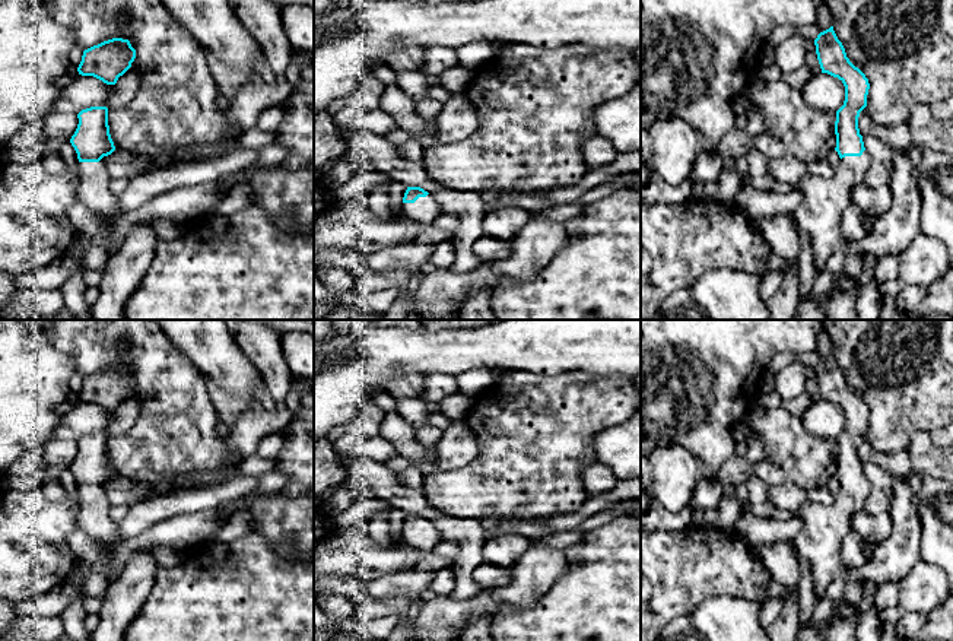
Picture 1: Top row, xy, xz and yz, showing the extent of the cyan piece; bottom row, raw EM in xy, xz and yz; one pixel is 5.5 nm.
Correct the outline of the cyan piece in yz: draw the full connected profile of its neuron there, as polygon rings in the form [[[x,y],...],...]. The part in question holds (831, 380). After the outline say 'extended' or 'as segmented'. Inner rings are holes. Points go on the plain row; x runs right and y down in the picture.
[[[833,353],[820,359],[814,372],[822,400],[838,404],[845,413],[845,428],[836,438],[835,448],[839,494],[832,505],[807,499],[797,513],[803,527],[792,539],[797,552],[811,569],[814,591],[822,600],[829,584],[845,571],[841,561],[842,540],[852,529],[852,514],[863,510],[871,491],[858,456],[860,440],[867,434],[870,410],[846,384]]]; extended

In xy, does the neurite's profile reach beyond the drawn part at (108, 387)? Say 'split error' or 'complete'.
complete

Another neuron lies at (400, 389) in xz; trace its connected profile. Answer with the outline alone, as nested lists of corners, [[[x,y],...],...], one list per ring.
[[[412,375],[388,384],[388,393],[396,399],[419,397],[423,391],[422,378]]]

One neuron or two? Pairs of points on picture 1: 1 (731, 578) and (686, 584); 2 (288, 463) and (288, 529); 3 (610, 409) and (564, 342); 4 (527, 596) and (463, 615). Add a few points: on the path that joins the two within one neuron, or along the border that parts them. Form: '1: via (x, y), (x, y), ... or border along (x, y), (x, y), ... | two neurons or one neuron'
1: via (720, 578), (698, 578) | one neuron
2: via (295, 479), (292, 513) | one neuron
3: border along (616, 373), (562, 371), (549, 375) | two neurons
4: via (511, 596), (498, 597), (479, 606) | one neuron

